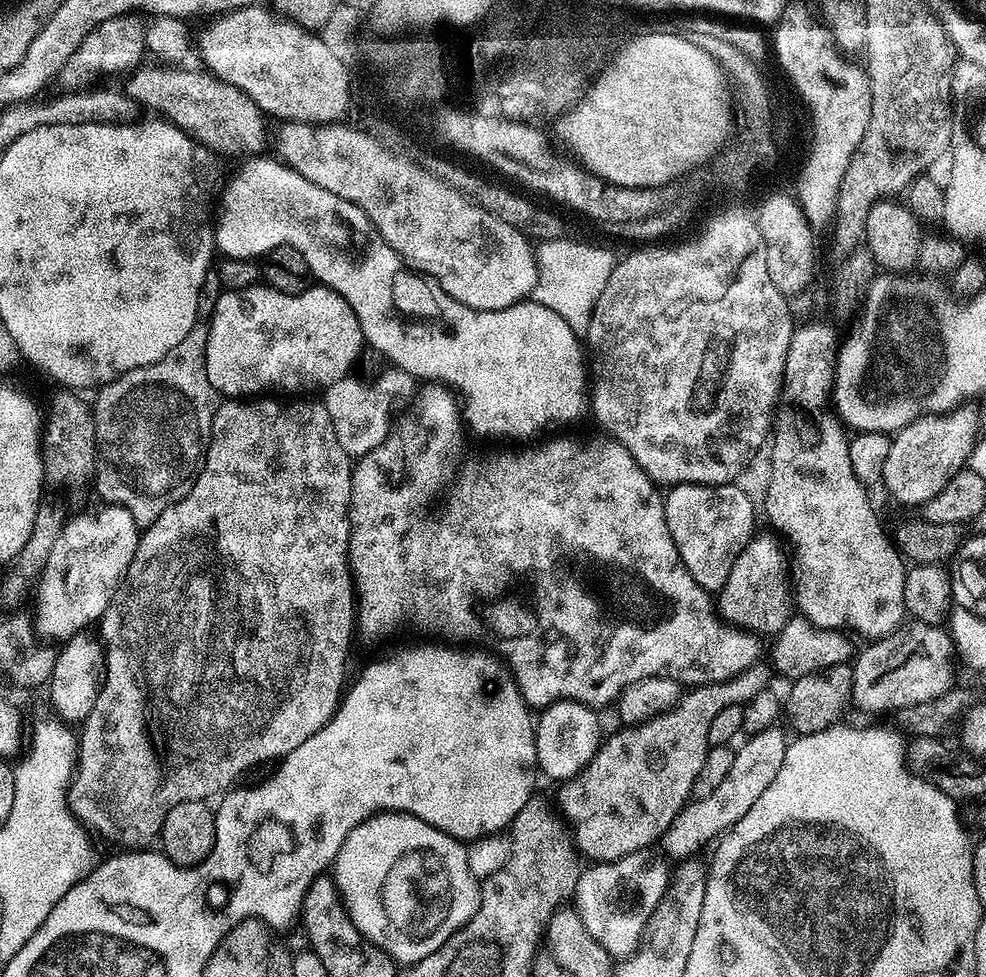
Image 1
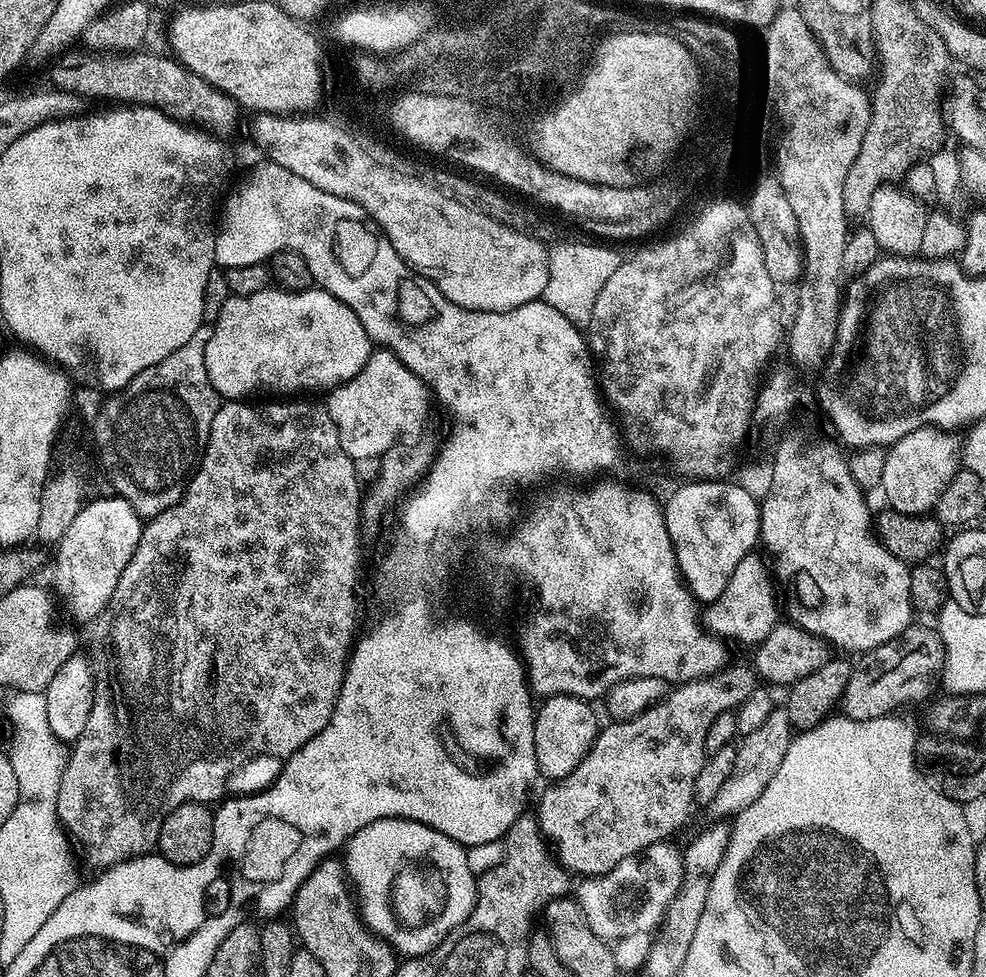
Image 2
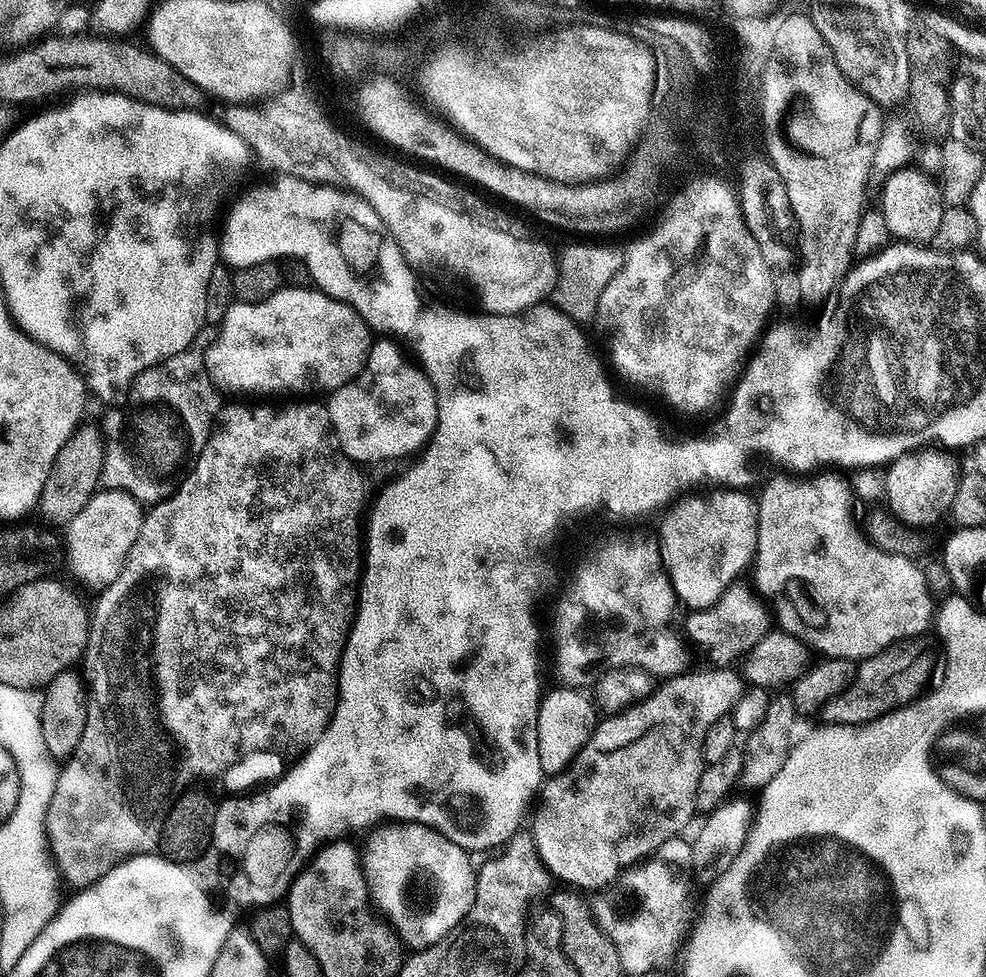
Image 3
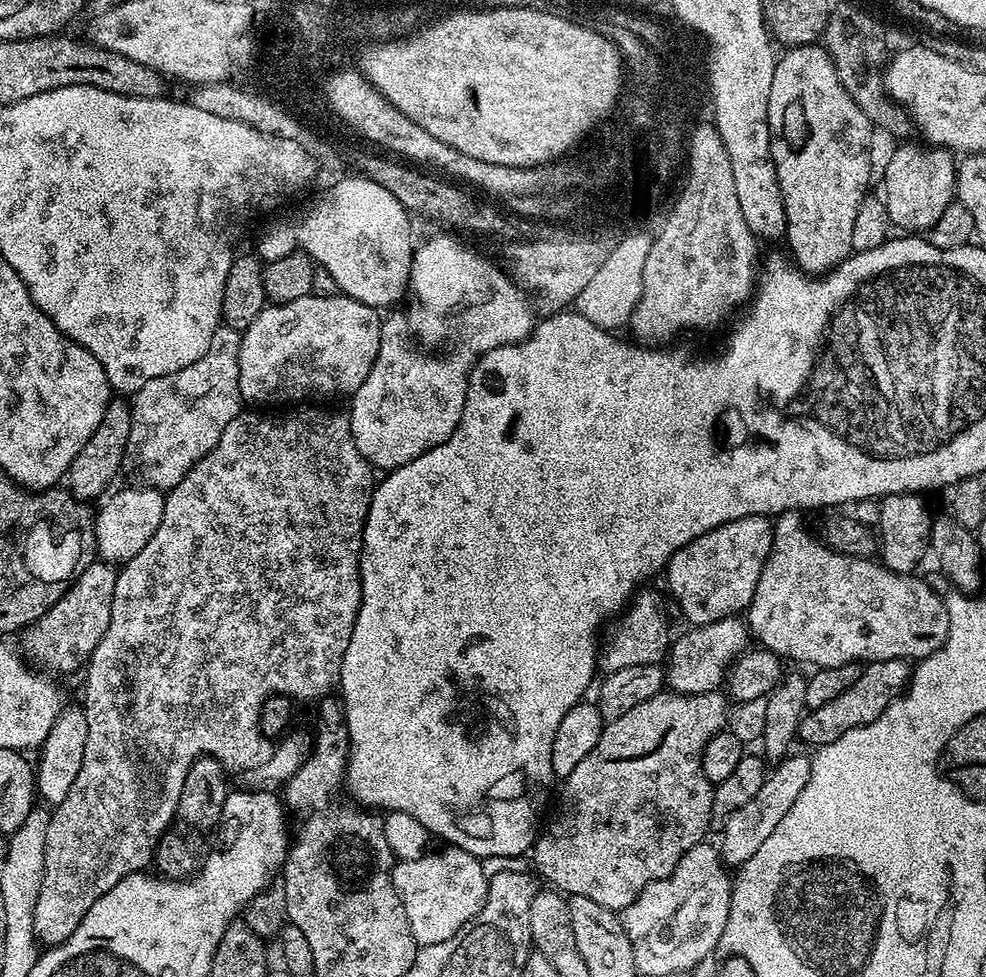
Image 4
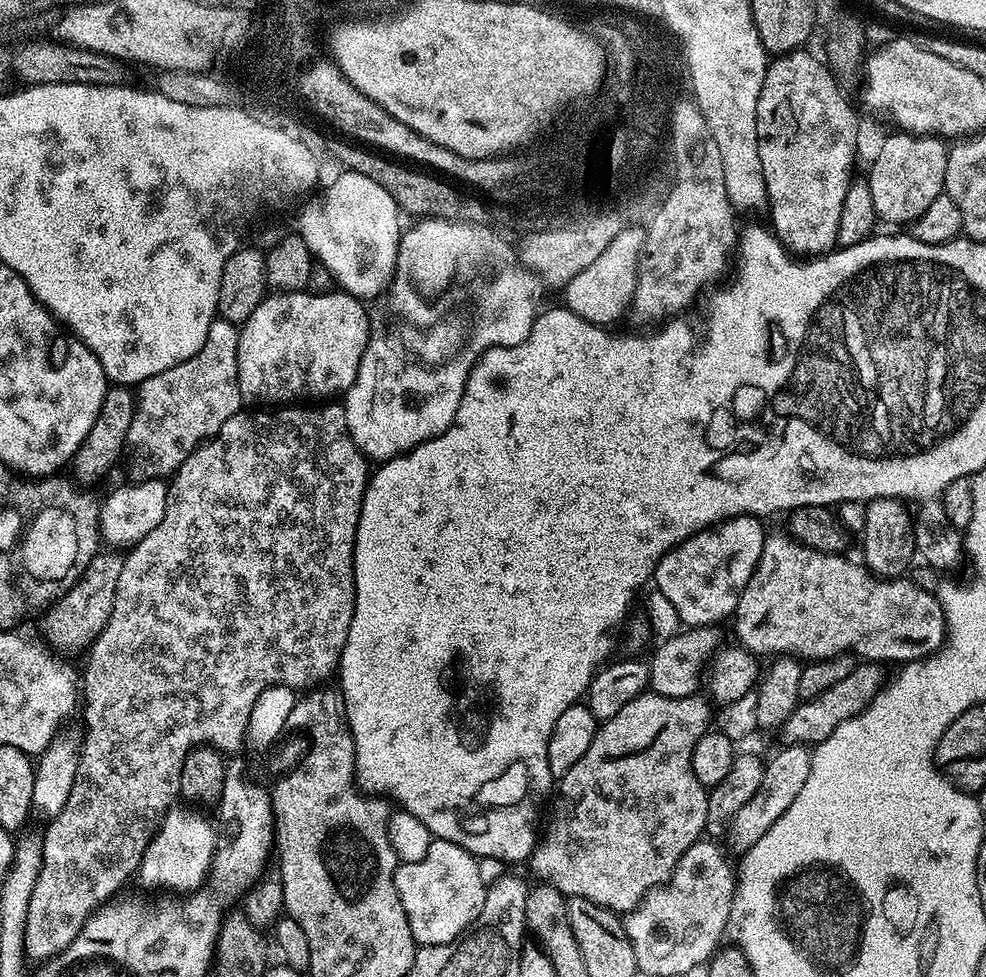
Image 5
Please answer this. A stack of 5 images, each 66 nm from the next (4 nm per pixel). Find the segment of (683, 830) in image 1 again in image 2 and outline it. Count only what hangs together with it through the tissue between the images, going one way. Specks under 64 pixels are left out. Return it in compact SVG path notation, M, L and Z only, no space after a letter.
M777 710L770 714L770 718L766 718L766 722L762 722L762 726L758 726L758 730L754 730L754 734L743 737L736 750L734 770L730 778L726 778L722 790L718 790L715 807L725 808L728 812L741 813L747 810L760 797L762 790L770 786L770 778L778 774L778 766L782 766L782 758L786 758L786 750L792 745L793 735L794 729L787 711Z

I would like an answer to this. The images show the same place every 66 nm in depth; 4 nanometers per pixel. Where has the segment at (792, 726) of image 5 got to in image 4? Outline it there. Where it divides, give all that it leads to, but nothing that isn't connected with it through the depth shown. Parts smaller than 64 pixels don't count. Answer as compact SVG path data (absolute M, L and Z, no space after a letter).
M873 660L861 667L856 681L842 690L836 698L830 698L824 706L811 709L800 717L798 727L799 739L808 744L816 744L819 740L836 740L840 736L840 728L859 730L884 712L888 703L900 695L908 687L910 664L906 660Z

